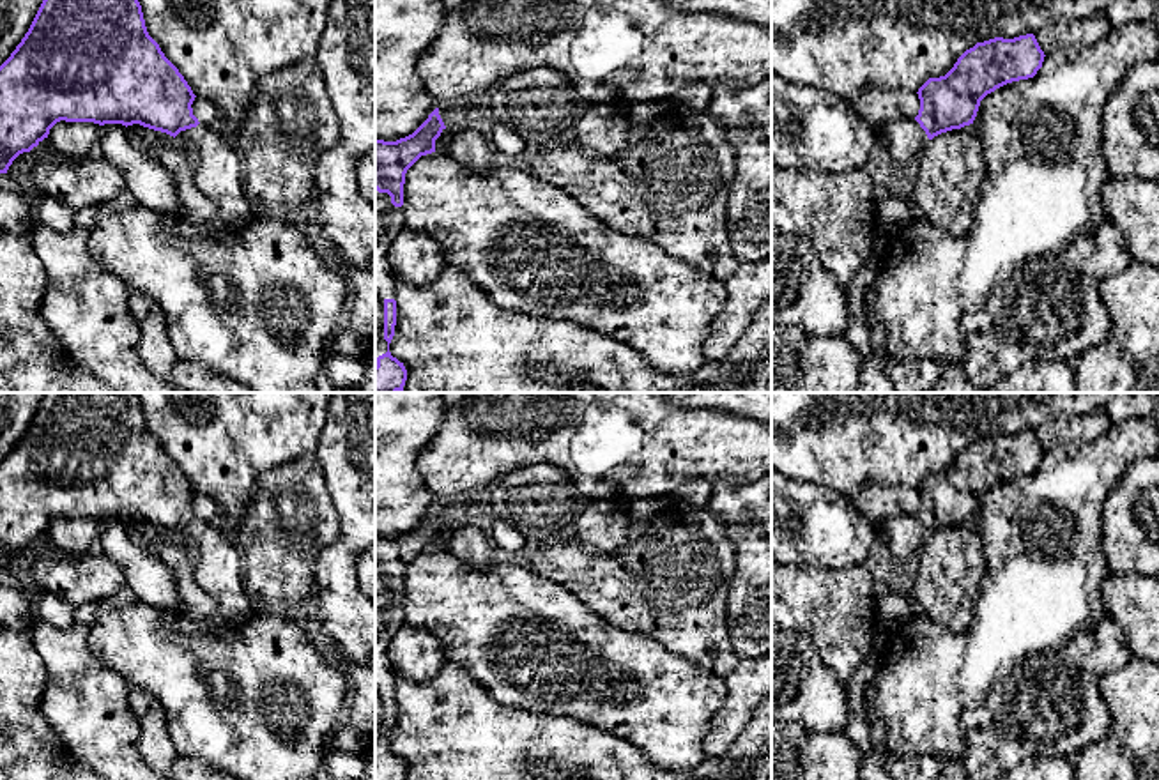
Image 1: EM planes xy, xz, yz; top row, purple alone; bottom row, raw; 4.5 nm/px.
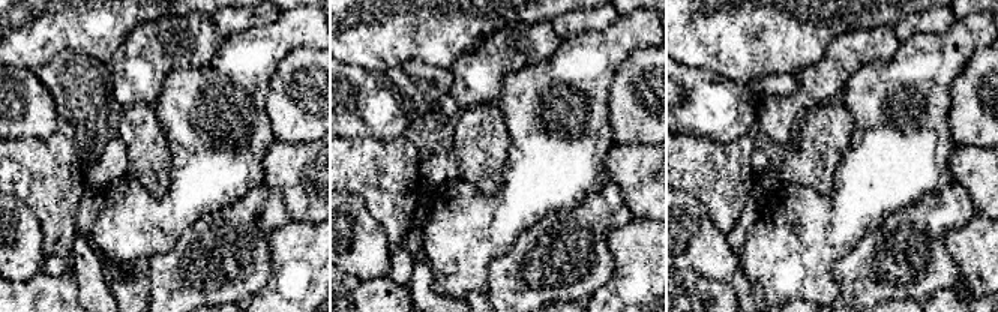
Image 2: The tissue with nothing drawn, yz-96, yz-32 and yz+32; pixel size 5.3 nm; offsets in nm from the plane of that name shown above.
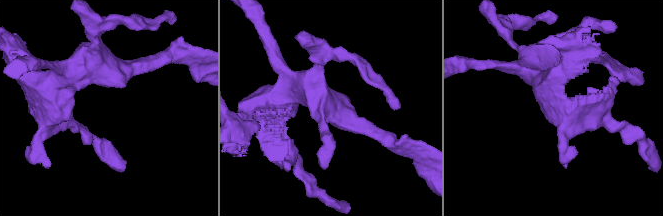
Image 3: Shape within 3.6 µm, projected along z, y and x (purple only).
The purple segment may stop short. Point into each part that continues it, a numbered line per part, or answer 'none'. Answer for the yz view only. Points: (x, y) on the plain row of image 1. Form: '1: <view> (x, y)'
1: yz (906, 536)

